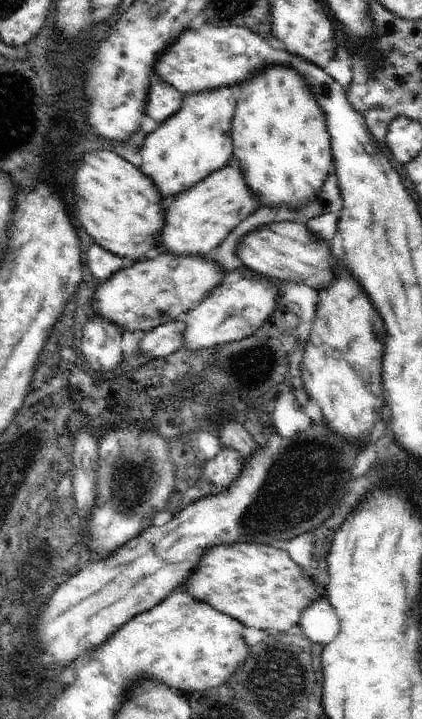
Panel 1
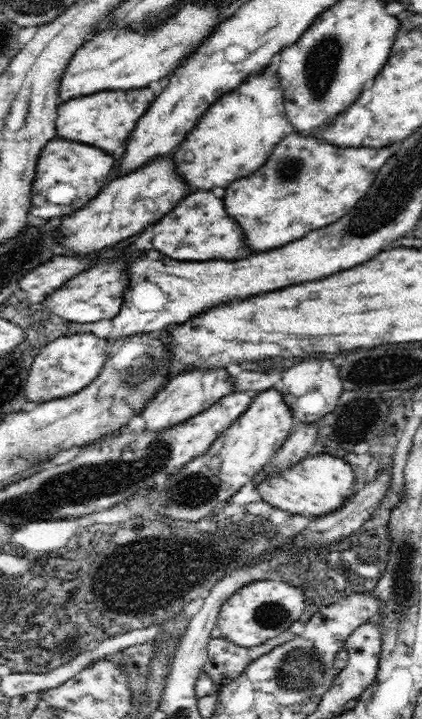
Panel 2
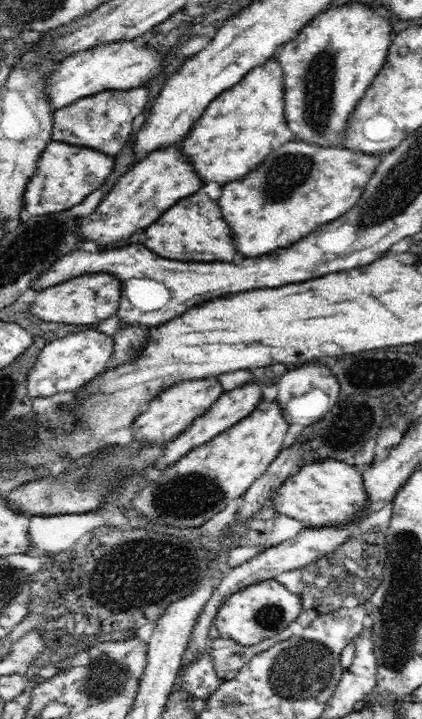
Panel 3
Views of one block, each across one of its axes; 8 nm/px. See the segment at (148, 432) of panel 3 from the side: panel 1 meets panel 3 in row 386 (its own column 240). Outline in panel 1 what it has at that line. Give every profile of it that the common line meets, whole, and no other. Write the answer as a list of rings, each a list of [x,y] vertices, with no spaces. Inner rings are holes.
[[[230,163],[178,194],[167,210],[167,225],[161,231],[159,243],[168,248],[166,253],[206,256],[212,248],[222,243],[232,228],[236,228],[258,208],[260,200],[248,190],[242,170],[232,168]]]

